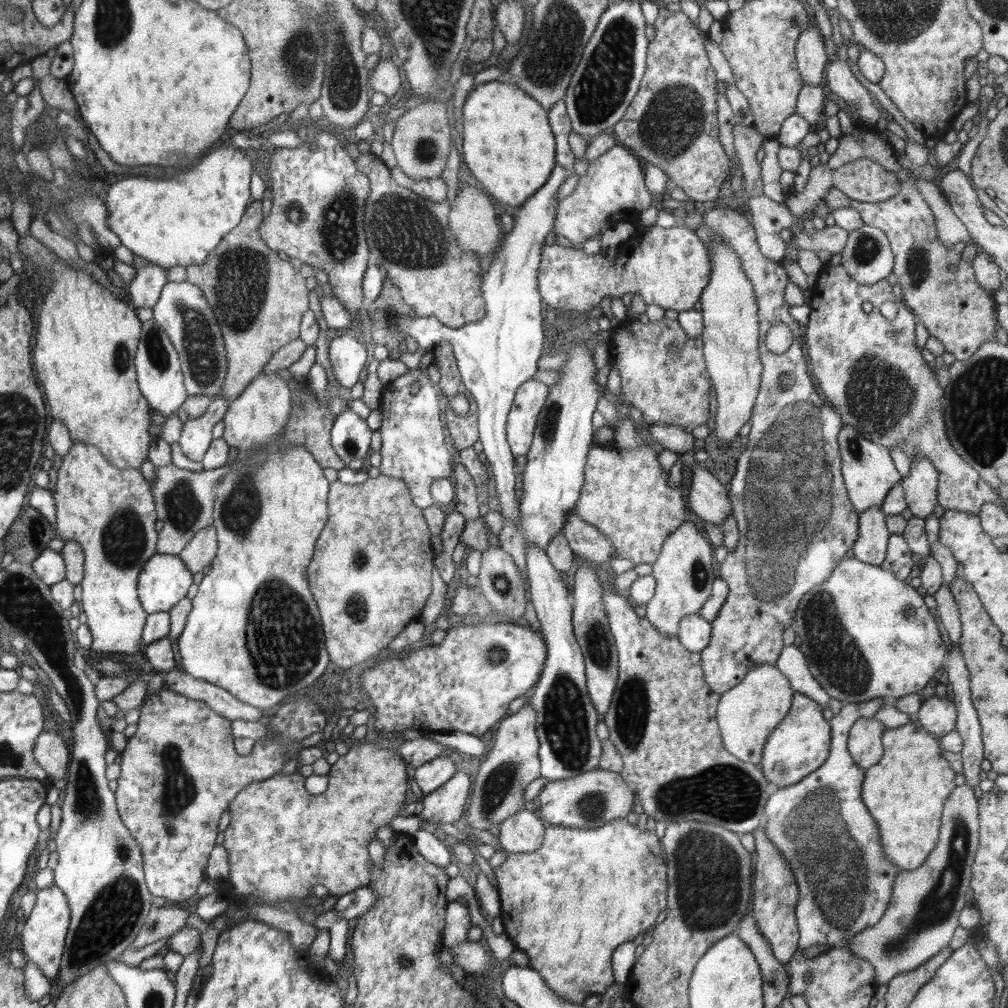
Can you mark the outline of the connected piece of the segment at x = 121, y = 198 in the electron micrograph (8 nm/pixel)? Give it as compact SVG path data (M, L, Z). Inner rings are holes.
M228 145L219 147L214 152L208 152L194 165L178 169L178 172L174 172L174 176L168 182L145 178L118 180L110 186L108 196L106 196L108 226L114 234L117 234L122 246L126 246L136 256L146 258L151 264L157 264L164 269L202 264L220 244L222 238L238 226L239 222L242 222L241 218L246 212L251 196L251 175L254 170L251 154Z

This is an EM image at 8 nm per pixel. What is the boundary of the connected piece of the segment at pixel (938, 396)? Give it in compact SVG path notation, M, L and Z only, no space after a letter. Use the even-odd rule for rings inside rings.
M827 262L821 268L811 291L809 324L803 327L806 352L810 356L809 364L820 390L838 411L843 424L853 426L860 436L887 449L903 449L911 458L926 455L938 473L937 504L945 509L977 515L982 505L993 502L1005 510L1005 503L993 491L993 487L973 466L962 460L948 440L942 411L944 389L938 384L936 375L916 346L914 329L918 321L915 314L902 300L896 298L887 279L872 286L862 285L849 275L841 264L834 266ZM866 301L873 306L870 313L864 312L861 307ZM884 302L897 304L898 311L894 320L887 320L880 313L880 306Z

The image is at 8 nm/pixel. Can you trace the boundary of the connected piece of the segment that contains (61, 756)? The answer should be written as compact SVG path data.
M45 730L40 732L35 740L33 755L48 777L54 777L57 781L67 776L70 754L59 734Z

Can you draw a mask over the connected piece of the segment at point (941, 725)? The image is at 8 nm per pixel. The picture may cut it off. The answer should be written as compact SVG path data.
M934 695L921 703L917 712L918 720L928 732L941 737L955 729L956 709L955 704L947 696L939 698Z

